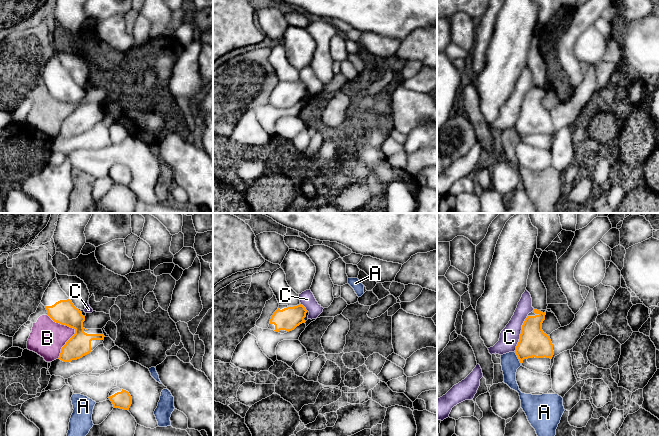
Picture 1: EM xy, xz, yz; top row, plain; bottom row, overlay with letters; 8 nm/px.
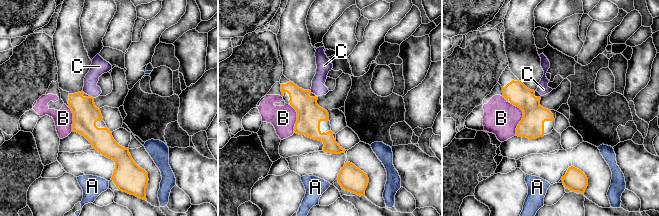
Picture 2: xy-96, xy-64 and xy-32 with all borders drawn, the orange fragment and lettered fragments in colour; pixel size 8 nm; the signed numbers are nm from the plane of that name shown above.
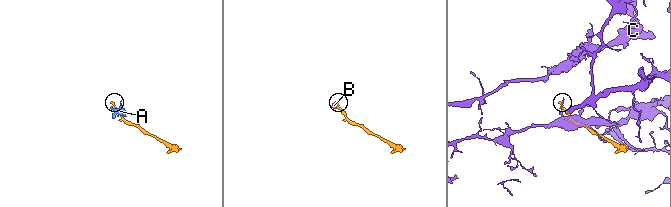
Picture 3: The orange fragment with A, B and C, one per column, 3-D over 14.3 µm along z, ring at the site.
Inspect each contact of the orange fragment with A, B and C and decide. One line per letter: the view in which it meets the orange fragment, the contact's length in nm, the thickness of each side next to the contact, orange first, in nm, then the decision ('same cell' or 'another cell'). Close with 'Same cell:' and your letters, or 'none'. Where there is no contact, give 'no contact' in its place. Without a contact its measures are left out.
A: yz | 120 nm | 240/150 nm | another cell
B: xy | 360 nm | 200/280 nm | another cell
C: yz | 320 nm | 240/160 nm | another cell
Same cell: none

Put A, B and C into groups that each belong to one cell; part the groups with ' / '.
A B / C

